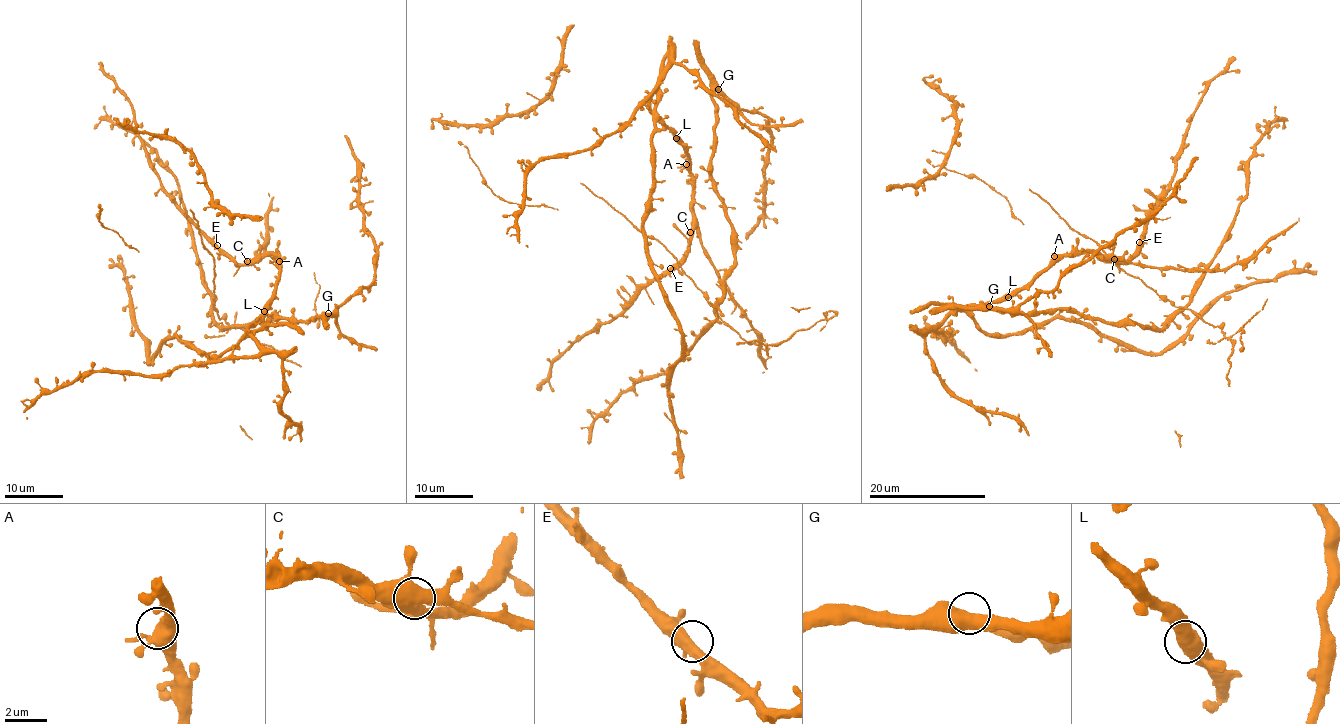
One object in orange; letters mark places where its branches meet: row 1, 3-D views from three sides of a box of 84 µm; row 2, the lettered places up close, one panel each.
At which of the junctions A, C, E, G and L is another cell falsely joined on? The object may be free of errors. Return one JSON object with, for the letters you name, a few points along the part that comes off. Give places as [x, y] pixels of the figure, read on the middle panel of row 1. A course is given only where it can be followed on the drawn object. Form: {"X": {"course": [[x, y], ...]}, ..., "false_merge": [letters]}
{"false_merge": []}

